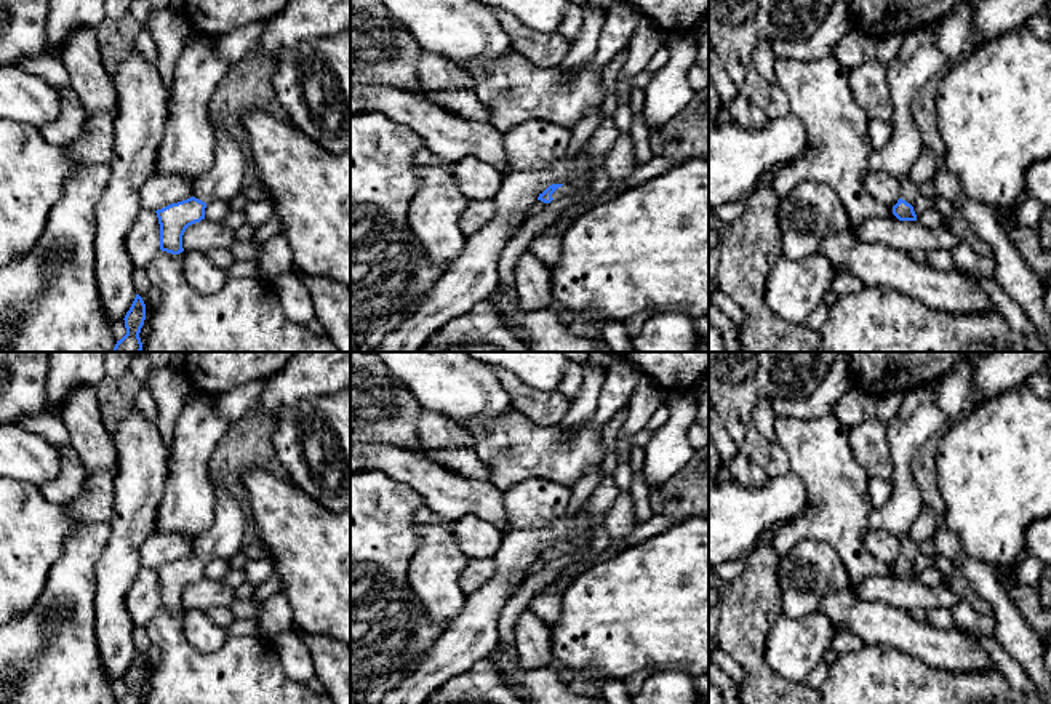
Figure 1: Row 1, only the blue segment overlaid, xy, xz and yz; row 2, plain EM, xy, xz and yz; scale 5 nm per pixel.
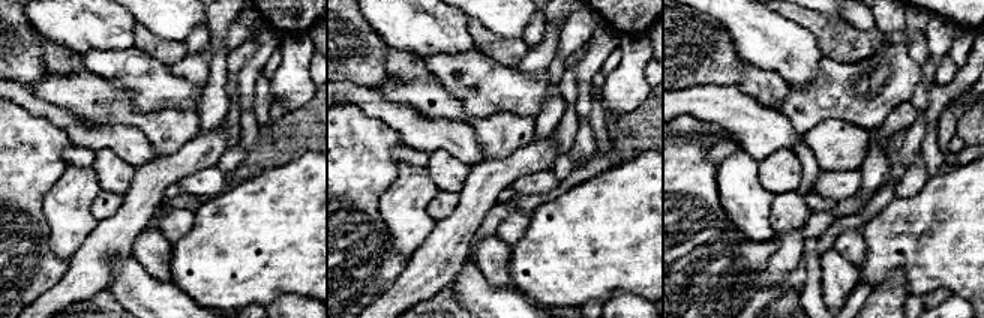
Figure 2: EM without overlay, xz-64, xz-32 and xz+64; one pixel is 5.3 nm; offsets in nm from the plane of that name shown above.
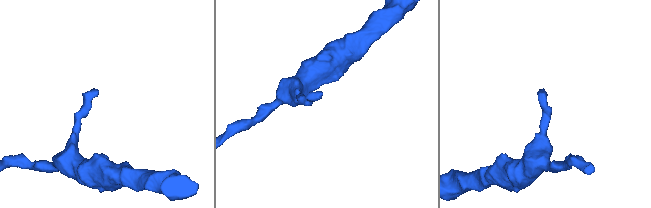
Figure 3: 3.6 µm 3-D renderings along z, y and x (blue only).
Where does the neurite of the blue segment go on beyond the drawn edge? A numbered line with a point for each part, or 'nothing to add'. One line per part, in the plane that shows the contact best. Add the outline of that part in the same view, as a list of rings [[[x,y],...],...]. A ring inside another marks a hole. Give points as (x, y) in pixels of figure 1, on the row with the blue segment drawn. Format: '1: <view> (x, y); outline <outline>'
1: xz (565, 191); outline [[[565,182],[561,187],[558,187],[553,194],[552,194],[552,198],[553,200],[561,200],[561,198],[566,198],[573,194],[573,187]]]

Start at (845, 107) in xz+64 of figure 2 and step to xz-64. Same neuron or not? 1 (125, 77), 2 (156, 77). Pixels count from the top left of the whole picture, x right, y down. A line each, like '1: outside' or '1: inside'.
1: inside
2: inside

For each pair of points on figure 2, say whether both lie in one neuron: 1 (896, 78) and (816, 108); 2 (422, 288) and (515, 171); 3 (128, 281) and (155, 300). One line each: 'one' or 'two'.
1: one
2: one
3: one

